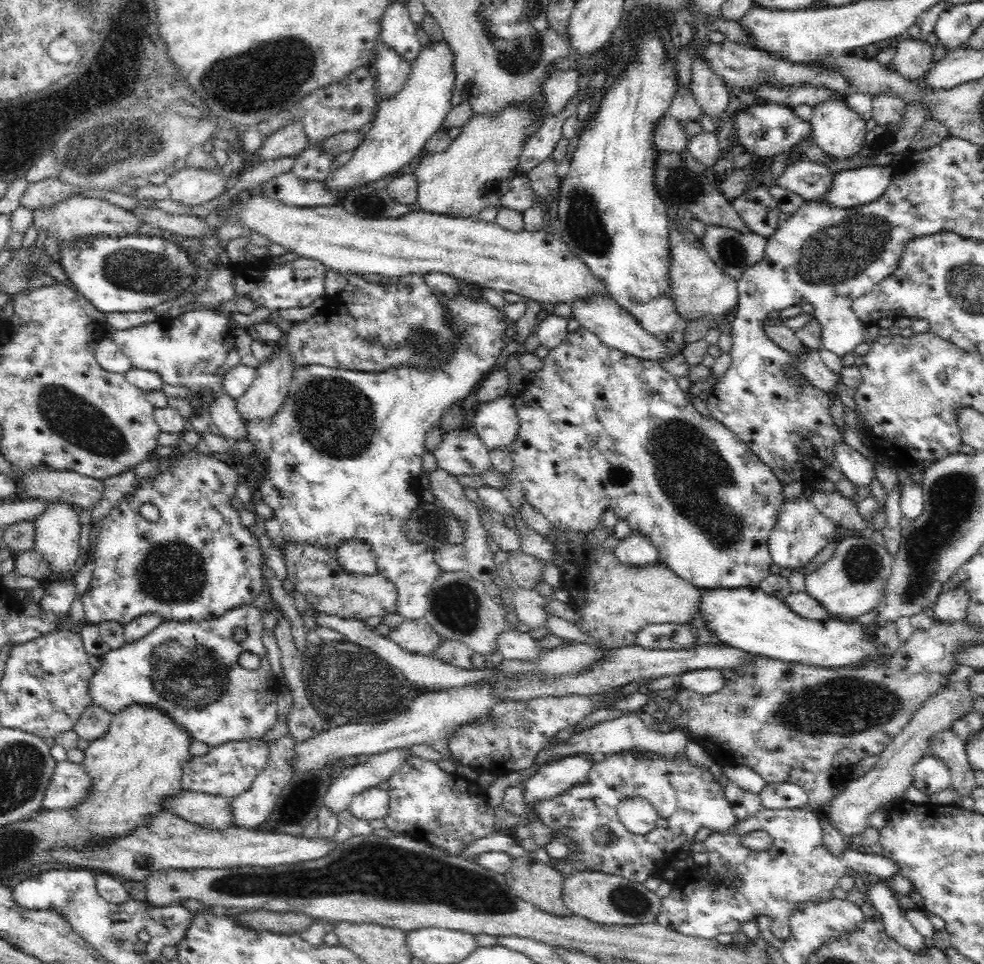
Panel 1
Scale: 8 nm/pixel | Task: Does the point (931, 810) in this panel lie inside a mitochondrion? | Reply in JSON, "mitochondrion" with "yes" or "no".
{"mitochondrion":"no"}

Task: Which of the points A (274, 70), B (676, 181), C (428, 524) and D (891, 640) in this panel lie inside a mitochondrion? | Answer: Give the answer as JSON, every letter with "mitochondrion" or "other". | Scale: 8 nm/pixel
{"A":"mitochondrion","B":"mitochondrion","C":"mitochondrion","D":"other"}

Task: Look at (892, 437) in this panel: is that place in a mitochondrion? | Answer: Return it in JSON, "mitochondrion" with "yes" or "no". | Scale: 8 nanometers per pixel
{"mitochondrion":"no"}

